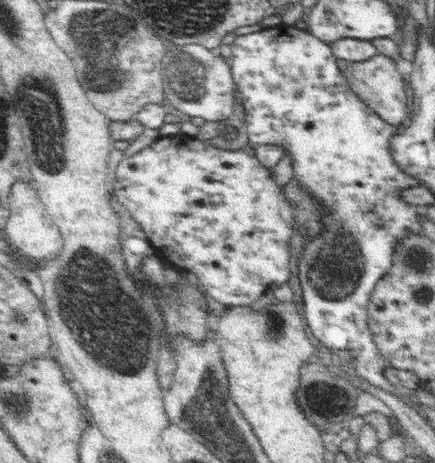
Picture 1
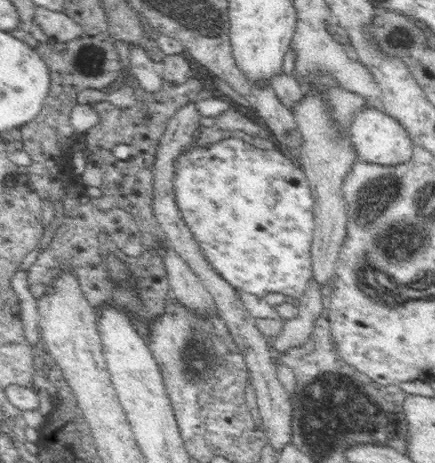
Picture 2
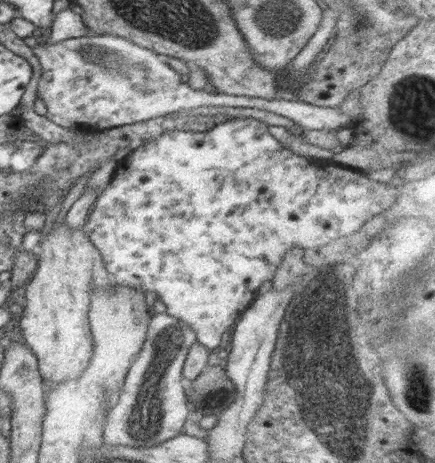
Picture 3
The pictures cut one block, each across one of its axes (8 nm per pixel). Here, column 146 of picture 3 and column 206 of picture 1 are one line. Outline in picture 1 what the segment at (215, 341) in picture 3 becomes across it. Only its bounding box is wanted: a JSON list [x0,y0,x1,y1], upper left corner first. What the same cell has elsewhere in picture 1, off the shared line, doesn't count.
[113,132,294,306]

